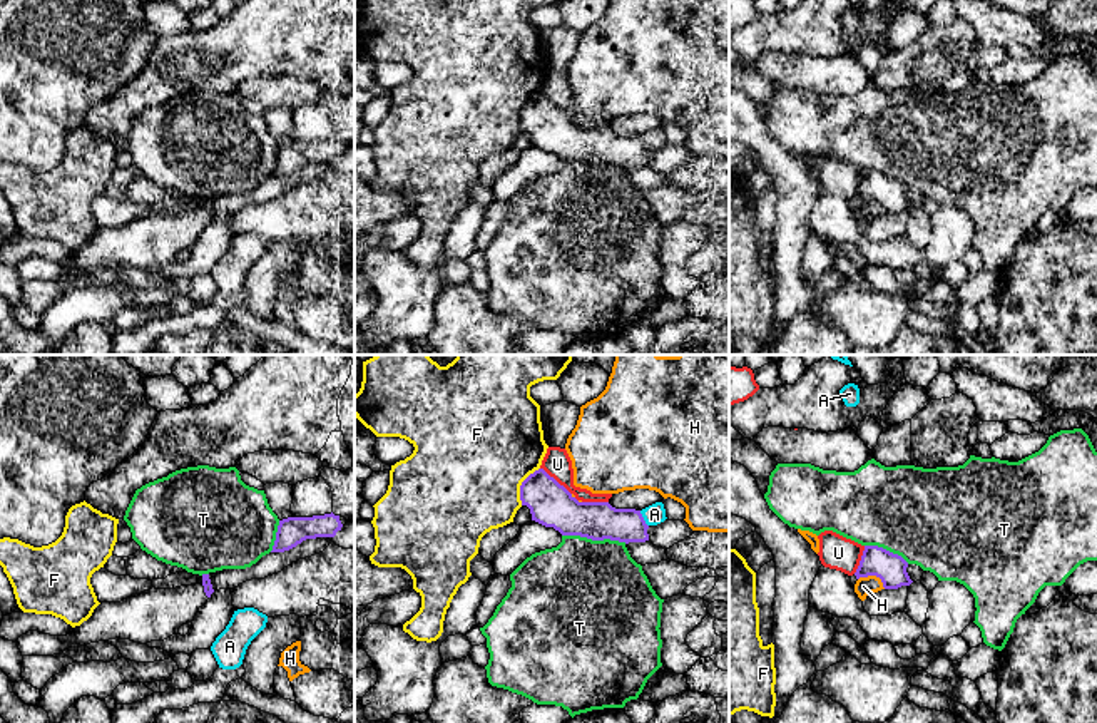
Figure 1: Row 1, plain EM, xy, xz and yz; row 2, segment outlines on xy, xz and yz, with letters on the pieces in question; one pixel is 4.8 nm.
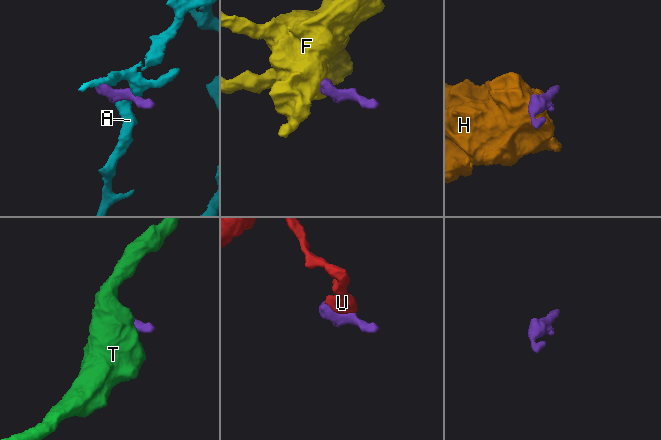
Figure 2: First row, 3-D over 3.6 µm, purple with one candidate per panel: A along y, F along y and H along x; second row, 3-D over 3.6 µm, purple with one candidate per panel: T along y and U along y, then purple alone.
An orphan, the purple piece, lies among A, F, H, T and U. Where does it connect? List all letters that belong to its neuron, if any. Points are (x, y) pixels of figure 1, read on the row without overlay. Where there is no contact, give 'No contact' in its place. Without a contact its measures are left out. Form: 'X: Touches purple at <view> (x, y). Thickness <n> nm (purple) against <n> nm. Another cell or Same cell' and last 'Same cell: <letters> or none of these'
A: Touches purple at xz (642, 144). Thickness 190 nm (purple) against 100 nm. Another cell
F: Touches purple at xz (520, 111). Thickness 220 nm (purple) against 500 nm. Another cell
H: Touches purple at yz (873, 199). Thickness 150 nm (purple) against 90 nm. Another cell
T: Touches purple at xz (594, 164). Thickness 200 nm (purple) against 500 nm. Another cell
U: Touches purple at xz (554, 104). Thickness 220 nm (purple) against 140 nm. Another cell
Same cell: none of these

